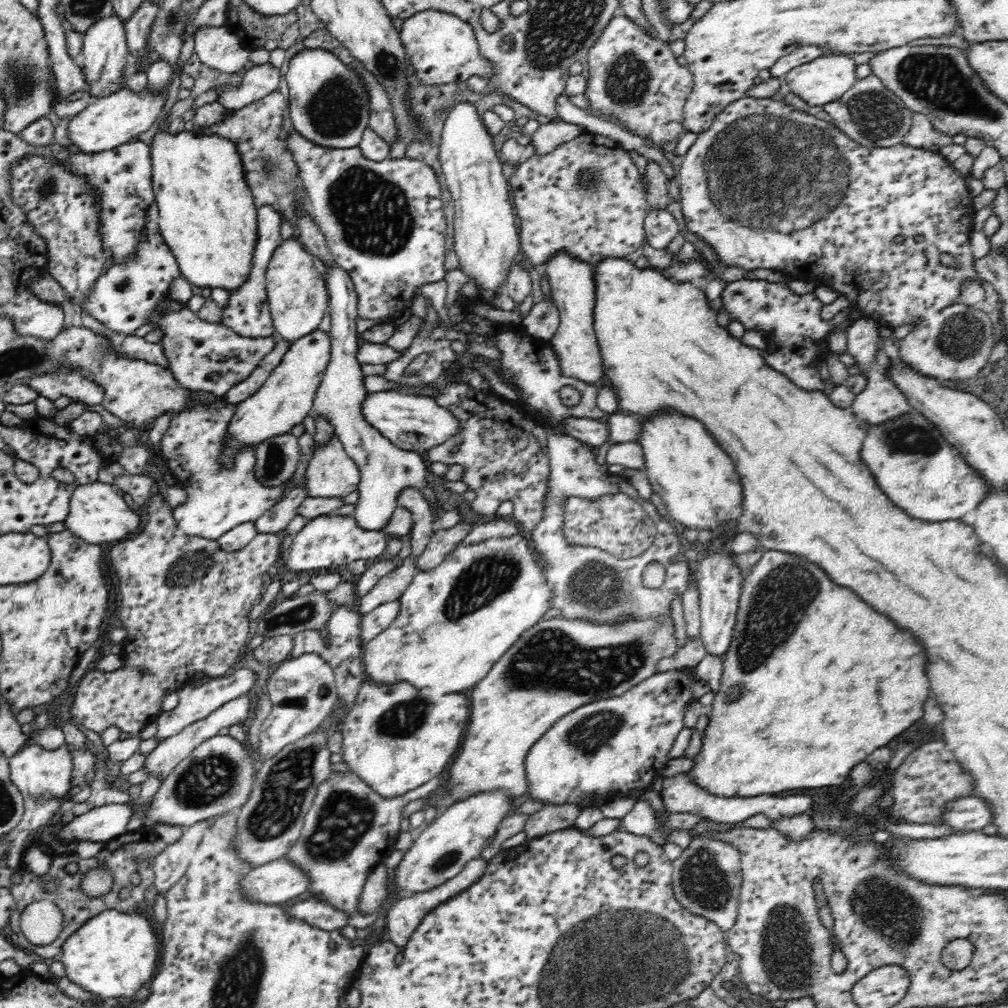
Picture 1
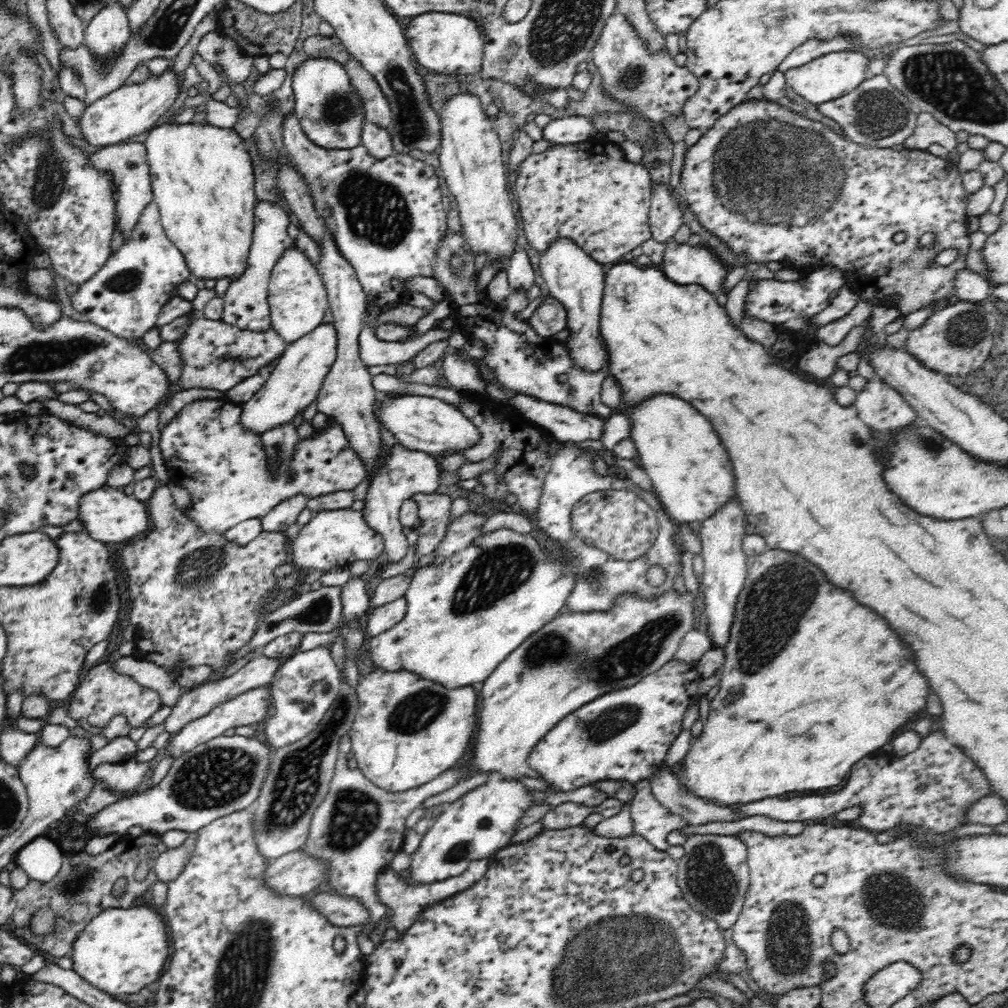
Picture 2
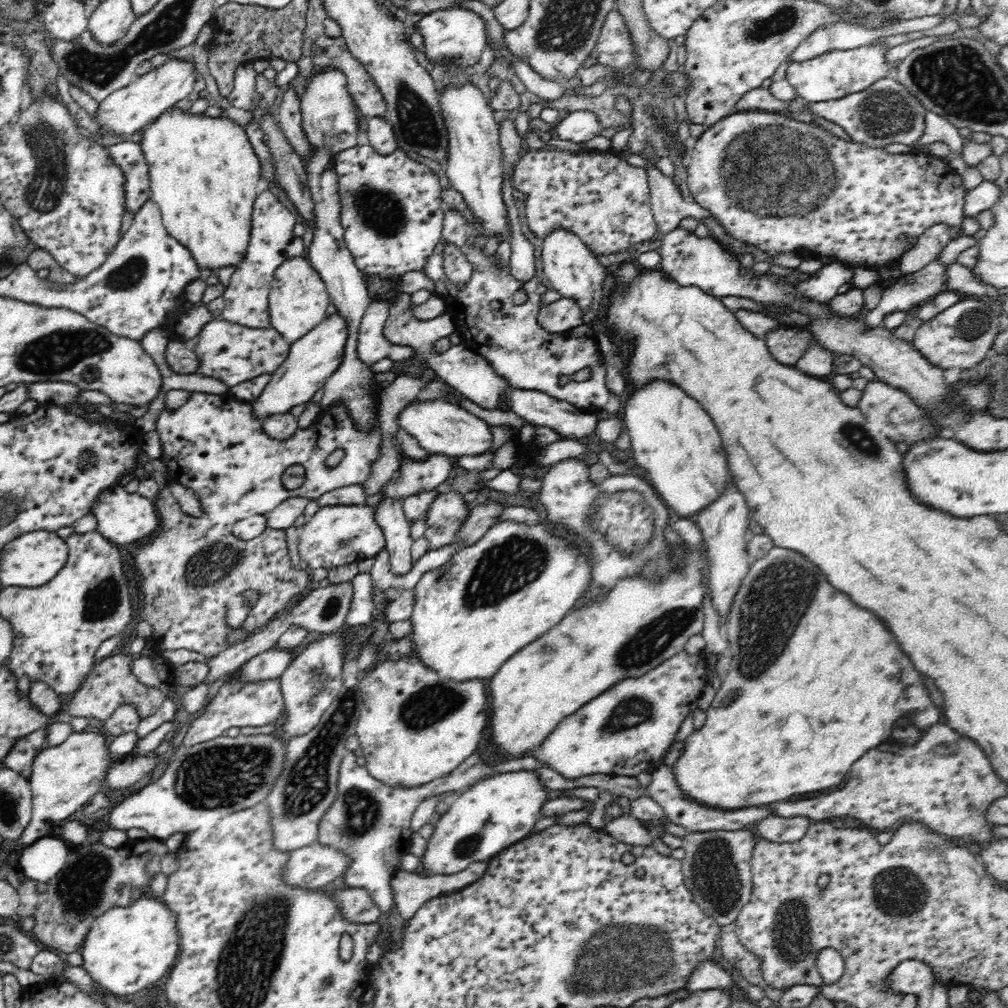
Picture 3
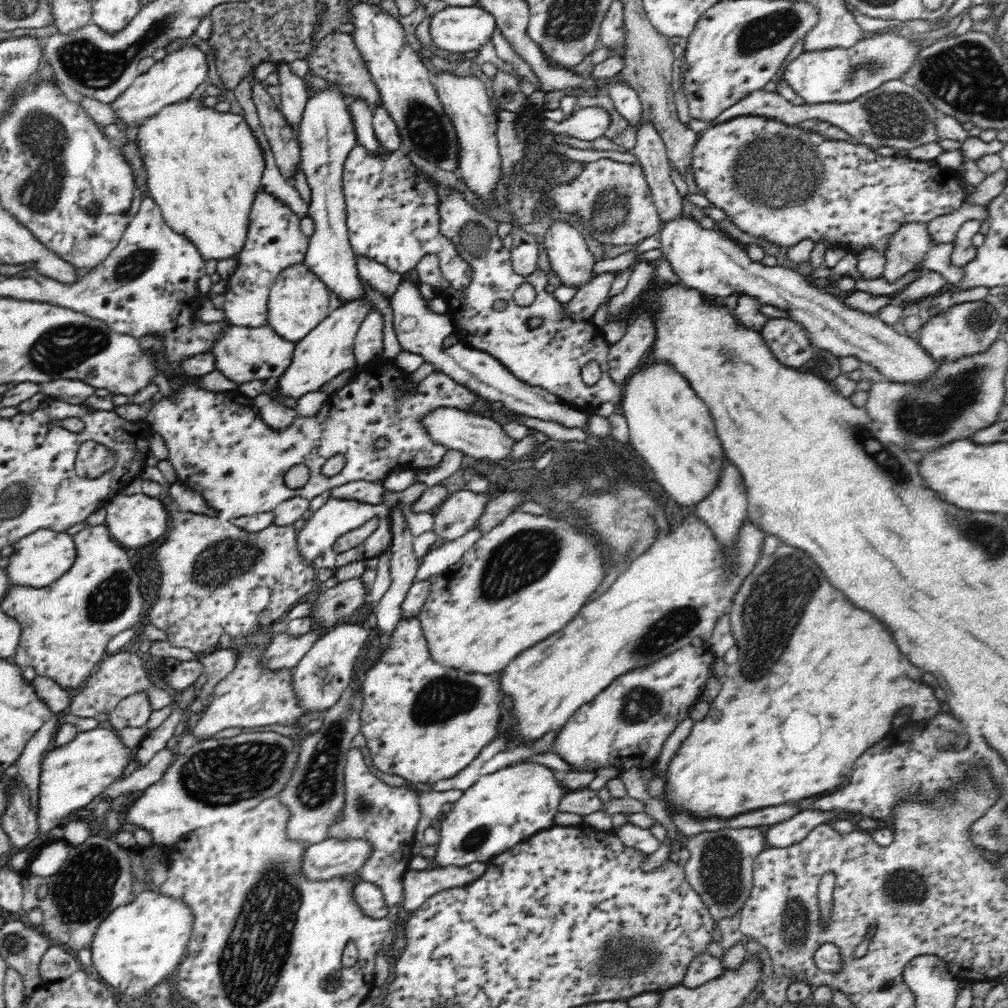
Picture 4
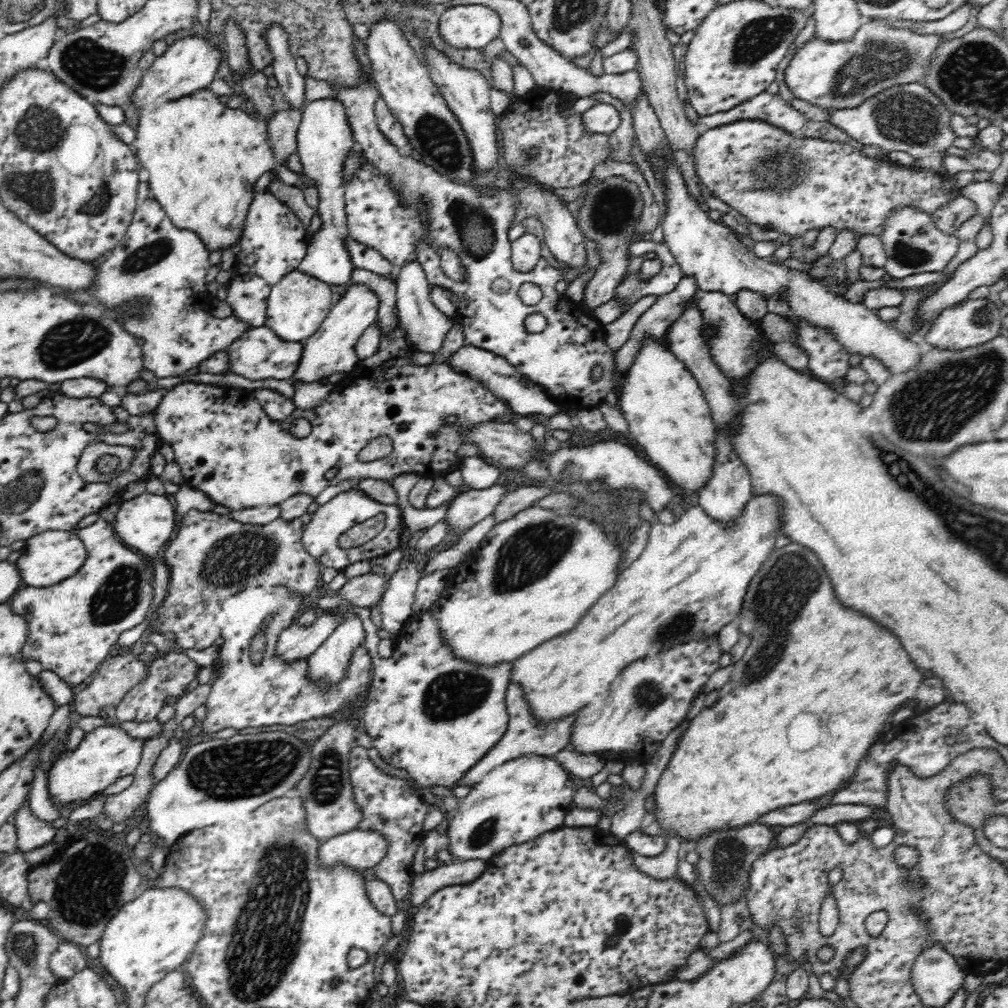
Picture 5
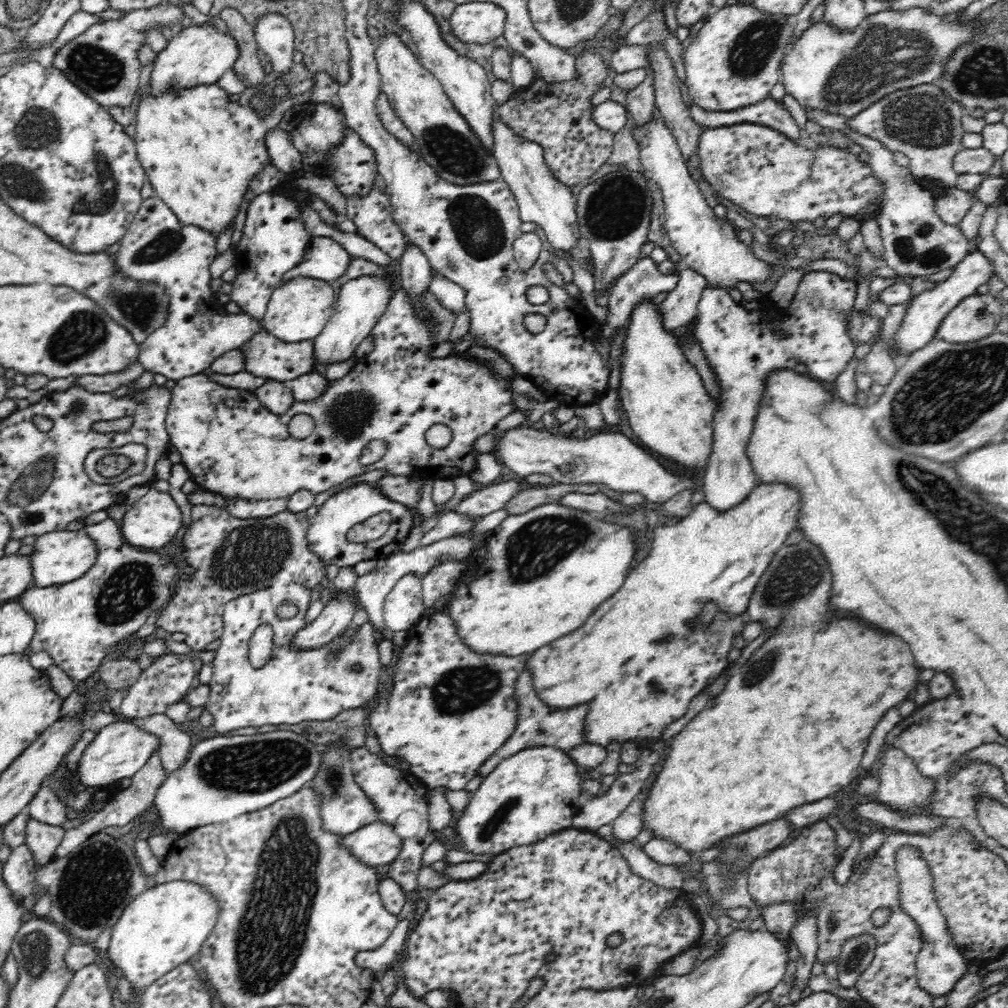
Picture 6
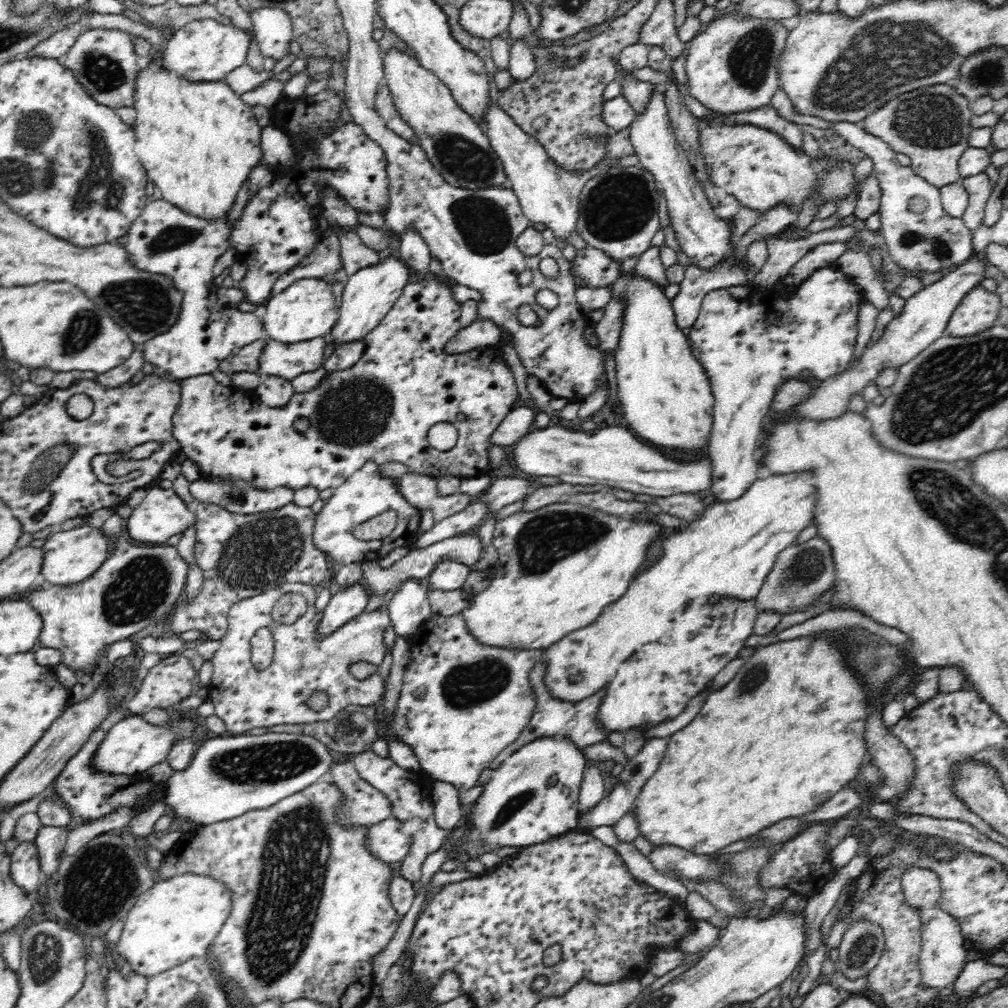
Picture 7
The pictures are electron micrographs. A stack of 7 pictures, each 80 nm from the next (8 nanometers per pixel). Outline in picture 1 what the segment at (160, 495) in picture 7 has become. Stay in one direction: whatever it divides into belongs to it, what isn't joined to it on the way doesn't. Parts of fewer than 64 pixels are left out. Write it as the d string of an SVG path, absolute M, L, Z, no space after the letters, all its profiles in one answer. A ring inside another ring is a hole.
M98 480L75 488L70 500L68 500L68 514L62 520L64 530L72 533L76 538L97 545L102 542L114 542L114 540L123 541L128 534L134 534L142 524L139 511L130 510L126 501L116 491L113 484Z

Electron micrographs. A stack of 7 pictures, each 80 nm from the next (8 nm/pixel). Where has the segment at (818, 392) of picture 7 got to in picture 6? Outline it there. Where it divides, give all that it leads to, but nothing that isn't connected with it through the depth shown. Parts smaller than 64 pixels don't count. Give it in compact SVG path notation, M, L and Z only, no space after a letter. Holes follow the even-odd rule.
M974 252L964 257L944 282L937 283L926 292L915 296L912 302L906 306L904 321L894 335L899 352L909 354L932 341L946 314L959 302L962 302L963 298L974 295L976 289L982 284L987 284L993 276L996 276L993 260L990 260L984 253Z

